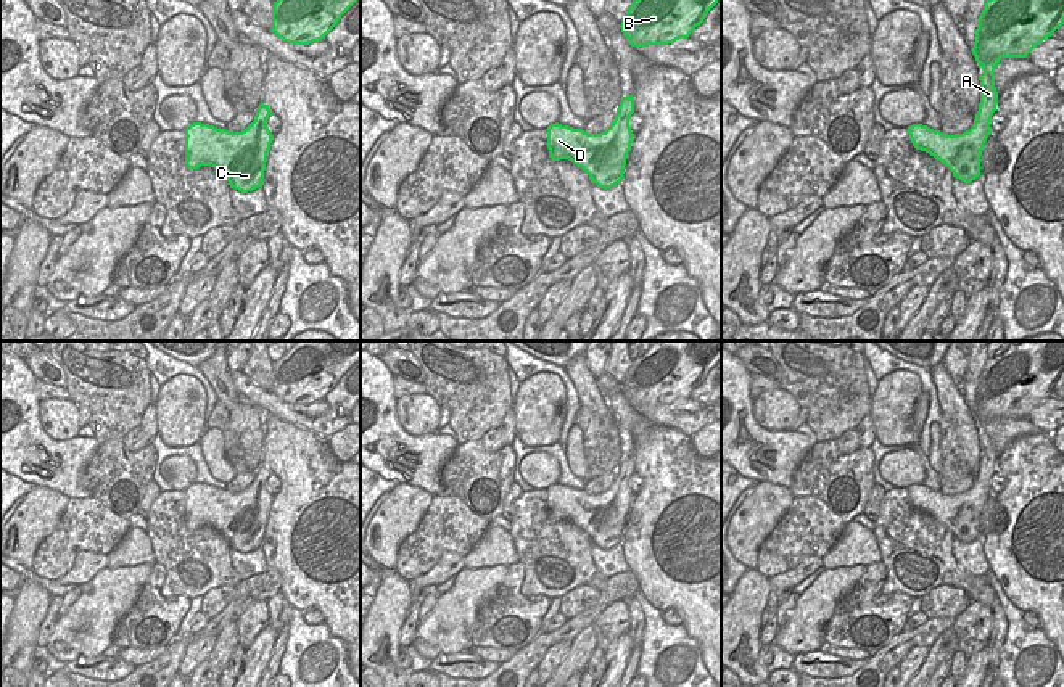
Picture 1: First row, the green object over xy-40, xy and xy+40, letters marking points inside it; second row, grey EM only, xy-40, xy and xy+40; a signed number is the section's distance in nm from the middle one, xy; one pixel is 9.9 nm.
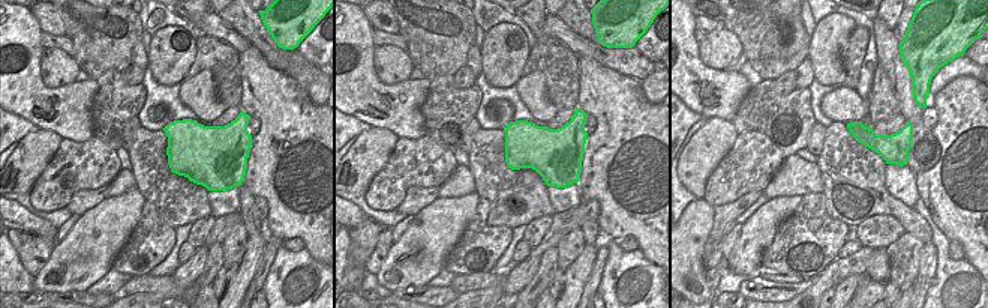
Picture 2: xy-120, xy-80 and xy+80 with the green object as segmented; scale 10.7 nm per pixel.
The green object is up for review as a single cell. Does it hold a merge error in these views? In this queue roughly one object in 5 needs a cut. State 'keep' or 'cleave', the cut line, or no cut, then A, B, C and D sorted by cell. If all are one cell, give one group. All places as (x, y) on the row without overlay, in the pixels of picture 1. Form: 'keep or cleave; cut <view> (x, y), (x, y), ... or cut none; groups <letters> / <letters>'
keep; cut none; groups A B C D

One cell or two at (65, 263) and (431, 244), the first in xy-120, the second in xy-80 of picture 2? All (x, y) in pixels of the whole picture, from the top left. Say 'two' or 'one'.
one

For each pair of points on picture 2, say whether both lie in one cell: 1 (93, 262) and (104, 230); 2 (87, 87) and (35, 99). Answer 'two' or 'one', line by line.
1: one
2: one

